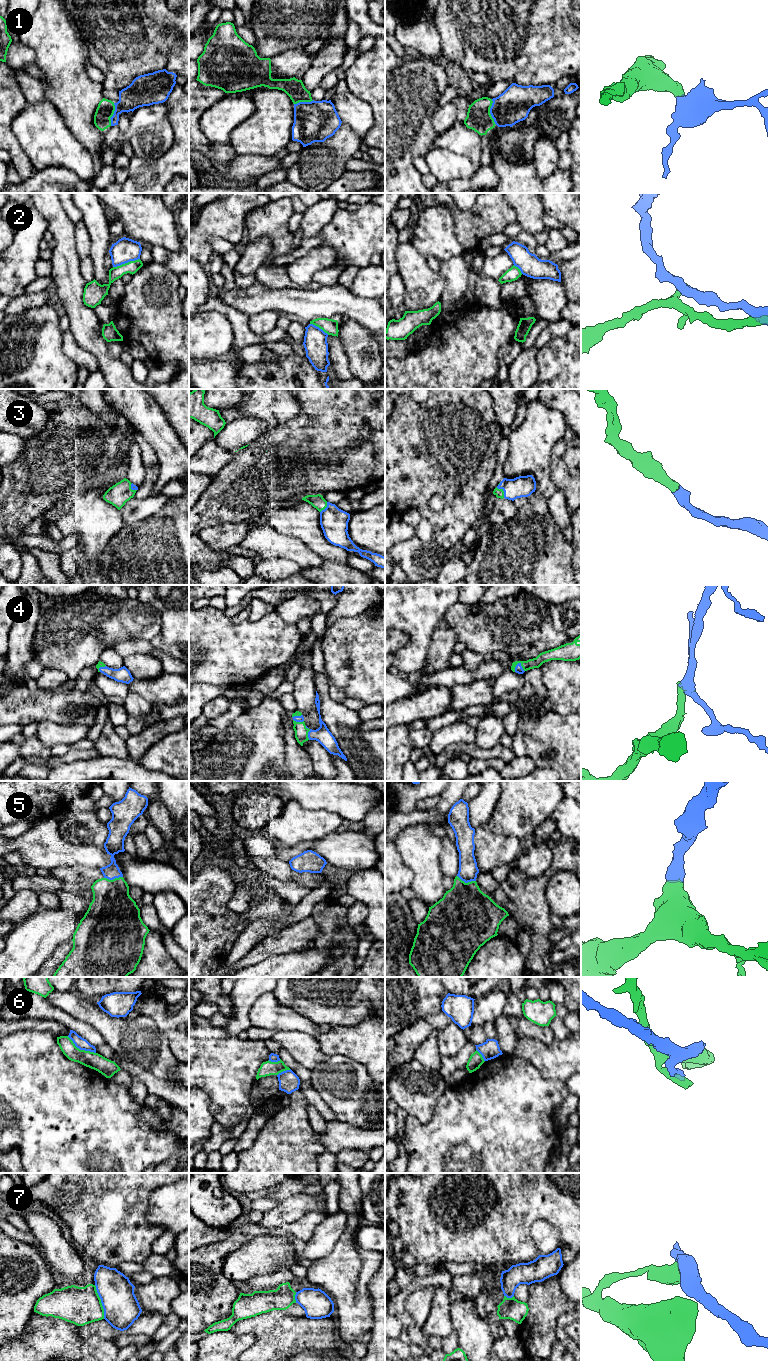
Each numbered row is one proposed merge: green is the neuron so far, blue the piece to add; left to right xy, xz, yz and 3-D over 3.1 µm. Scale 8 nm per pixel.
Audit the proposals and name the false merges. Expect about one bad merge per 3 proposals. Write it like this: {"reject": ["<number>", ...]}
{"reject": ["2", "6", "7"]}

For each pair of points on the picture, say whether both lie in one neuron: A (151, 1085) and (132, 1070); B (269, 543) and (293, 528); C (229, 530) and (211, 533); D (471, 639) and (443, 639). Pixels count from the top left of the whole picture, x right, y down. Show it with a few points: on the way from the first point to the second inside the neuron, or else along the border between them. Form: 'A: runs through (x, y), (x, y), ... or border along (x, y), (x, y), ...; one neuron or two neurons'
A: runs through (146, 1080), (137, 1072); one neuron
B: border along (271, 525), (281, 533), (299, 538), (305, 544); two neurons
C: runs through (225, 534), (215, 534); one neuron
D: border along (448, 627), (455, 633), (458, 642); two neurons

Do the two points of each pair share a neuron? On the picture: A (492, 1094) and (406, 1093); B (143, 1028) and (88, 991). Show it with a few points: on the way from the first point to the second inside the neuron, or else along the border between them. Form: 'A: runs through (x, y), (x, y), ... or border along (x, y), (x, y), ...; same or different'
A: border along (447, 1083), (434, 1108), (433, 1115); different
B: border along (73, 990), (91, 999); different

